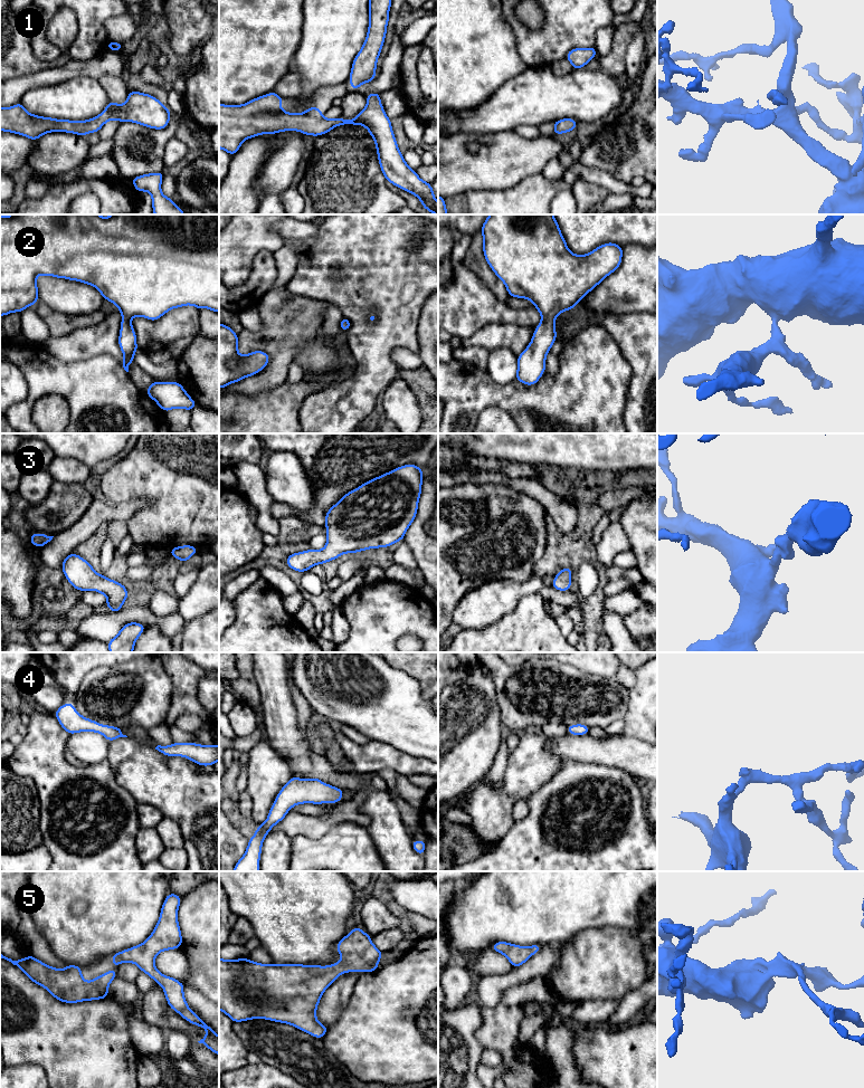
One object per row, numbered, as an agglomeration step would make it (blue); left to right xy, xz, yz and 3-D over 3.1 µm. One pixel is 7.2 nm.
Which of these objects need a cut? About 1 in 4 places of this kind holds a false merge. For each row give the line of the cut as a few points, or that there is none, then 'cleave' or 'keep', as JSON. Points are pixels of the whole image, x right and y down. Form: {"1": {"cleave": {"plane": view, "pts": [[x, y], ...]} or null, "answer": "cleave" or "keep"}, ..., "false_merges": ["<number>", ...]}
{"1": {"cleave": null, "answer": "keep"}, "2": {"cleave": null, "answer": "keep"}, "3": {"cleave": null, "answer": "keep"}, "4": {"cleave": null, "answer": "keep"}, "5": {"cleave": null, "answer": "keep"}, "false_merges": []}

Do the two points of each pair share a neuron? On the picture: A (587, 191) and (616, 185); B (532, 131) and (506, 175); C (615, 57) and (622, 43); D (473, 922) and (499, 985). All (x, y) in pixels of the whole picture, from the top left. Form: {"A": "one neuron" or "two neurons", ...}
{"A": "two neurons", "B": "two neurons", "C": "one neuron", "D": "two neurons"}

